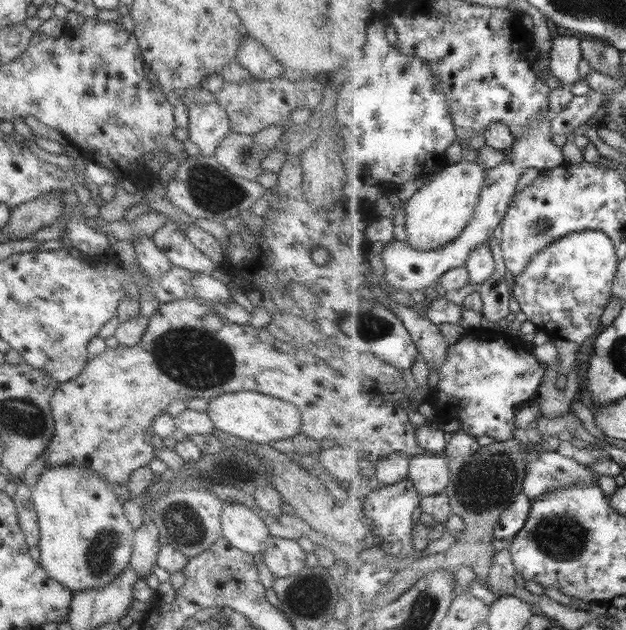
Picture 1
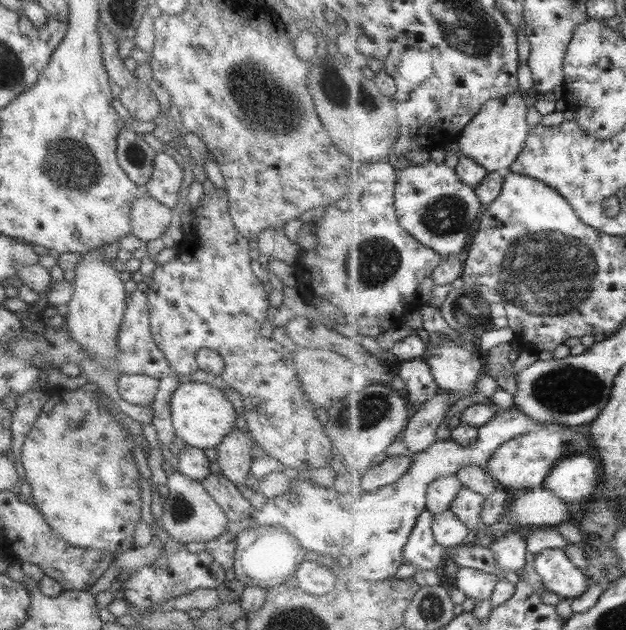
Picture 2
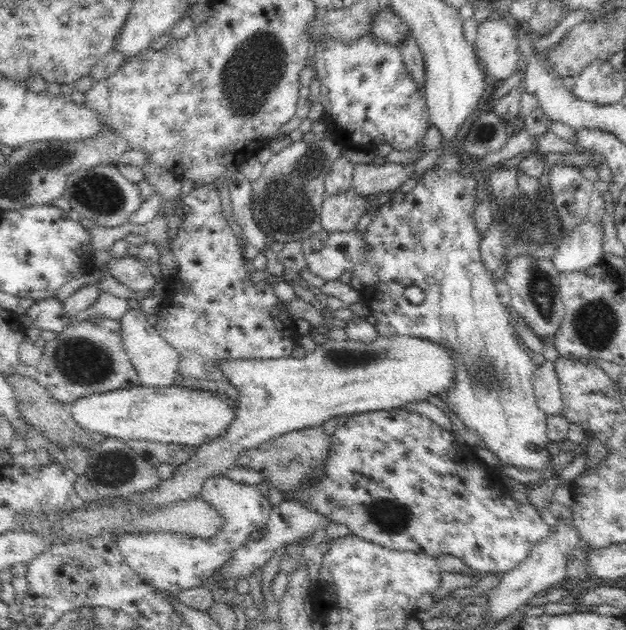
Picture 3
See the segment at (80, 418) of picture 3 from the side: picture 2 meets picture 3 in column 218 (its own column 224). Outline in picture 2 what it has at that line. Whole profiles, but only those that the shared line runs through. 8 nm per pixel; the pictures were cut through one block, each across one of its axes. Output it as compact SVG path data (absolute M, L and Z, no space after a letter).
M185 382L179 384L169 404L170 420L174 435L179 437L186 446L197 449L213 449L218 446L229 430L235 427L235 410L219 388L201 382Z

